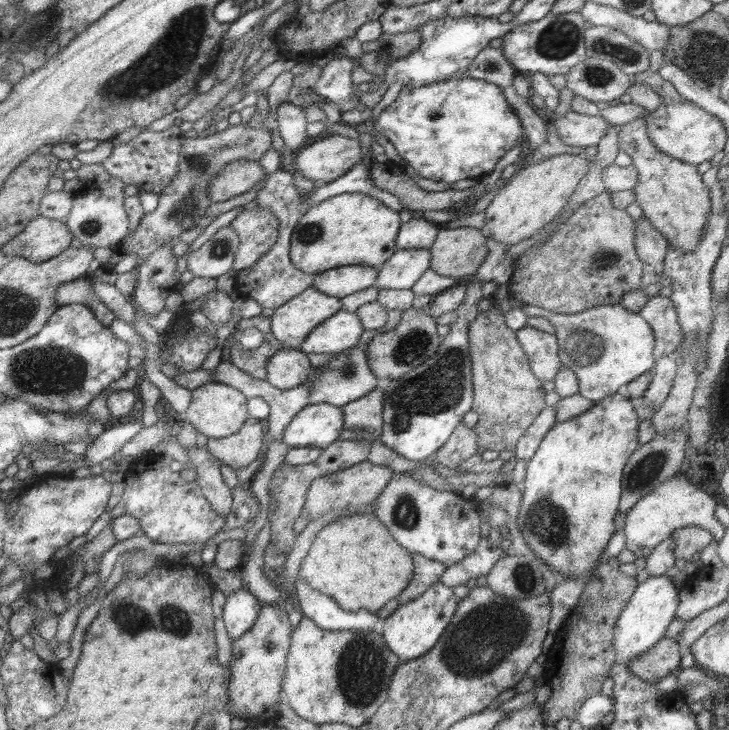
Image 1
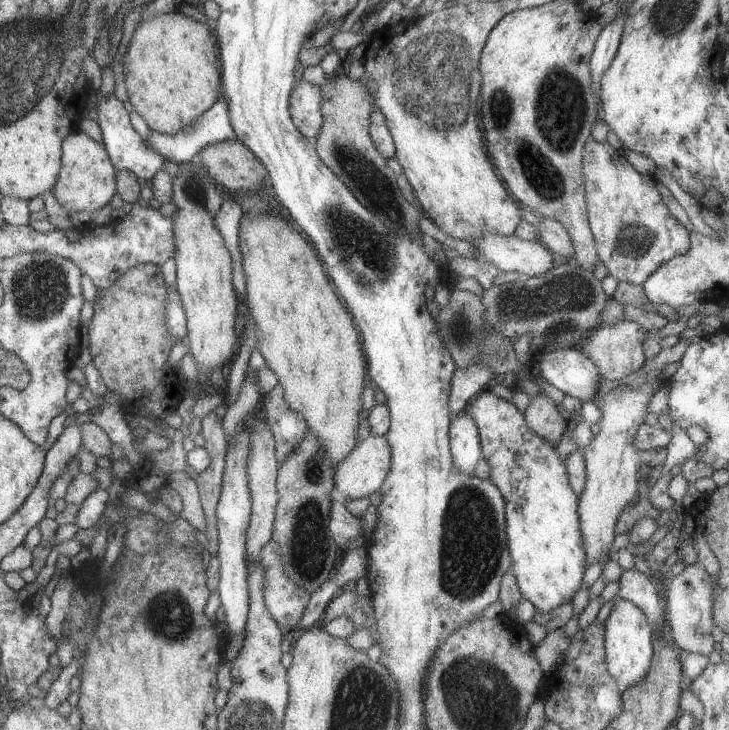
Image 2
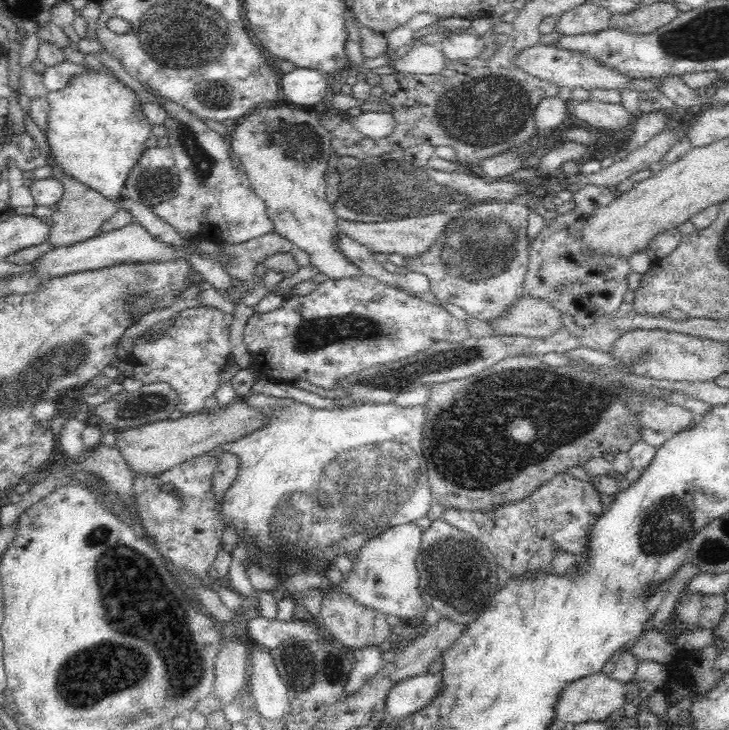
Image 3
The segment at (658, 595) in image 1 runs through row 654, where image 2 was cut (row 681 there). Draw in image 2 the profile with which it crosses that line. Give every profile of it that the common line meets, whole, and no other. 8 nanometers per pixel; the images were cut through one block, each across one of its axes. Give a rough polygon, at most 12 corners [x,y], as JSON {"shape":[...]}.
{"shape":[[616,596],[604,624],[607,673],[621,689],[647,676],[652,634]]}

